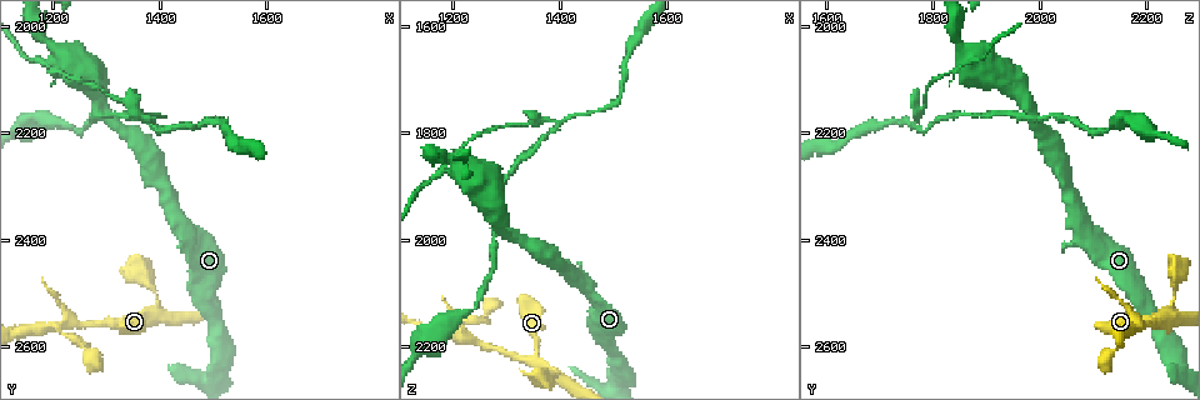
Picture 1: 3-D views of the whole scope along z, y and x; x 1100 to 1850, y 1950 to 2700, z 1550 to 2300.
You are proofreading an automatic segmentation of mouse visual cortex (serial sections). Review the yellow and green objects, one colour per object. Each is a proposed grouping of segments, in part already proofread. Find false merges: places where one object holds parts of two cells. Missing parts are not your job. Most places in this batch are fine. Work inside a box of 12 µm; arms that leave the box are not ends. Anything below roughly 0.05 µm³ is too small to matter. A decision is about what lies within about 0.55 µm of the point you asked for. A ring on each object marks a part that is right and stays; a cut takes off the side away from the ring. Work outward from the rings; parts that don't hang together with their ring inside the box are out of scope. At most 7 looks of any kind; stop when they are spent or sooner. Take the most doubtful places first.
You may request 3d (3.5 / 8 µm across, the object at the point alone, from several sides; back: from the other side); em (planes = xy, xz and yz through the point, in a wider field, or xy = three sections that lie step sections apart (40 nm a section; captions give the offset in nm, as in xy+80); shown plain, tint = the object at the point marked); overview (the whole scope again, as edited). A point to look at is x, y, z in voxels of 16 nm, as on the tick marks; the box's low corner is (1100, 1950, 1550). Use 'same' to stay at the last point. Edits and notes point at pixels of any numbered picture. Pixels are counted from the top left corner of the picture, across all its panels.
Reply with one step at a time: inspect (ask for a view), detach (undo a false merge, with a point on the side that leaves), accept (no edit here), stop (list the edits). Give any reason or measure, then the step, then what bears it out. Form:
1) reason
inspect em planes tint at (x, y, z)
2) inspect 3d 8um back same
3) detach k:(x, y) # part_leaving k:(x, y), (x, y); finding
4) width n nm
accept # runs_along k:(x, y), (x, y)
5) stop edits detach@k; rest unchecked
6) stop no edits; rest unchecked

narrows sharply
inspect 3d 3.5um at (1290, 2165, 1980)

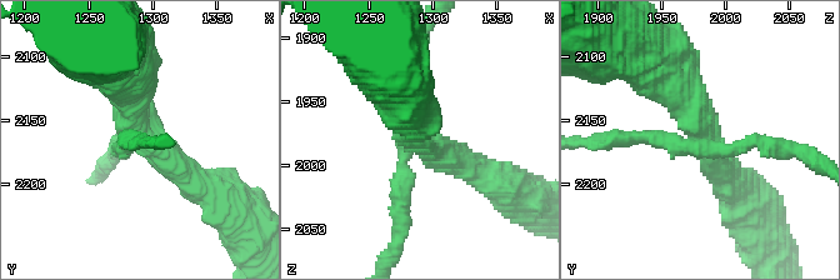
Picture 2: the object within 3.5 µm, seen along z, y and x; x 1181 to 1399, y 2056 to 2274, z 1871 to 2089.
arms 4; arm_widths 200, 250, 400, 500 nm
inspect em xy step 1 tint at (1294, 2160, 1982)

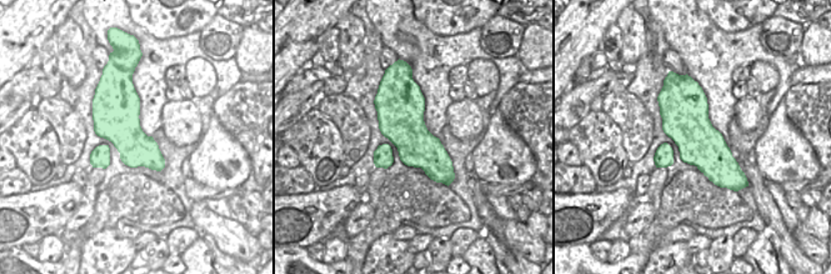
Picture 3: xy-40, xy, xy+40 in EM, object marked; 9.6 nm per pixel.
accept # runs_along 2:(205, 189), (133, 128), (133, 70); one cell here

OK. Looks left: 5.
abrupt turn
inspect 3d 3.5um back at (1410, 2190, 1775)

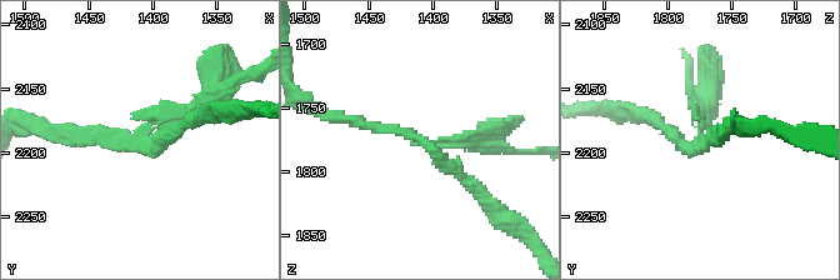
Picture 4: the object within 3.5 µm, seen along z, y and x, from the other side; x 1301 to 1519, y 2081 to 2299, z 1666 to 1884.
arms 3; arm_widths 150, 200, 200 nm
inspect em xy step 1 tint at (1406, 2194, 1774)

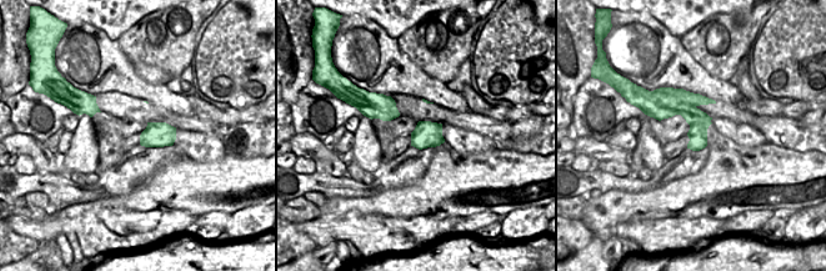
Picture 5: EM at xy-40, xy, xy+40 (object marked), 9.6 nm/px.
accept # runs_along 4:(476, 193), (419, 138), (346, 119); all the same cell

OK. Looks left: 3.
sharp bend
inspect 3d 3.5um at (1225, 2060, 1875)

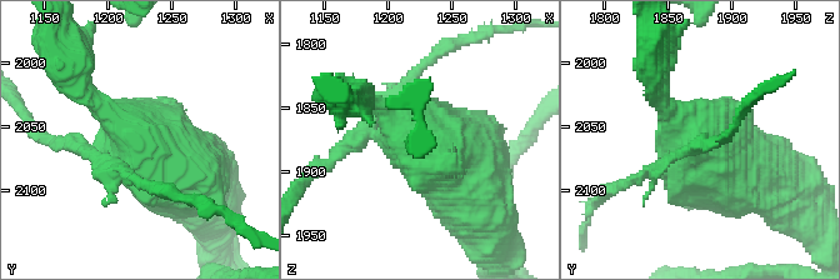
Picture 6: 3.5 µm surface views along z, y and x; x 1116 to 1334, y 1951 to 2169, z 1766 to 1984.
inspect em xy step 3 tint at (1222, 2056, 1872)

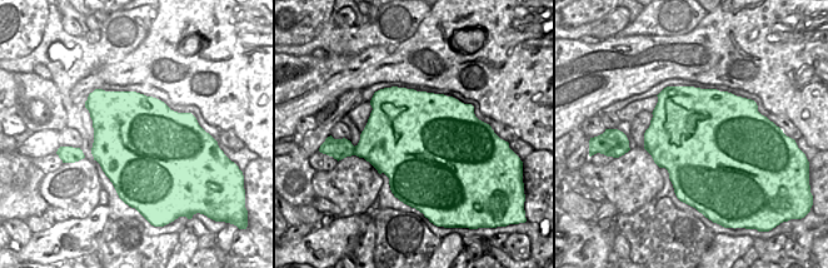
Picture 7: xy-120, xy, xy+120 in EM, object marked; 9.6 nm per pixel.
inspect em xy step 5 tint same

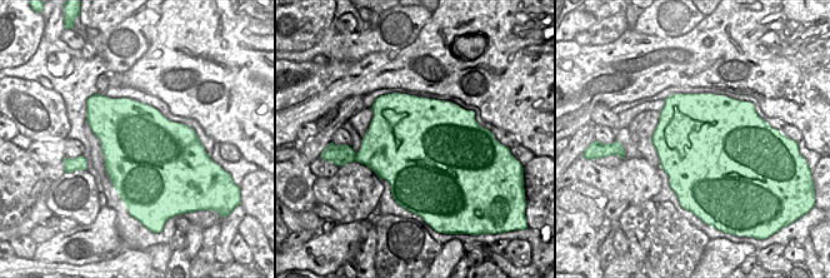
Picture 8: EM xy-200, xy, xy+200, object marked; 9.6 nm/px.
accept # runs_along 6:(480, 211), (454, 154), (384, 109); continuous, no second cell

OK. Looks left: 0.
stop no edits; rest unchecked

